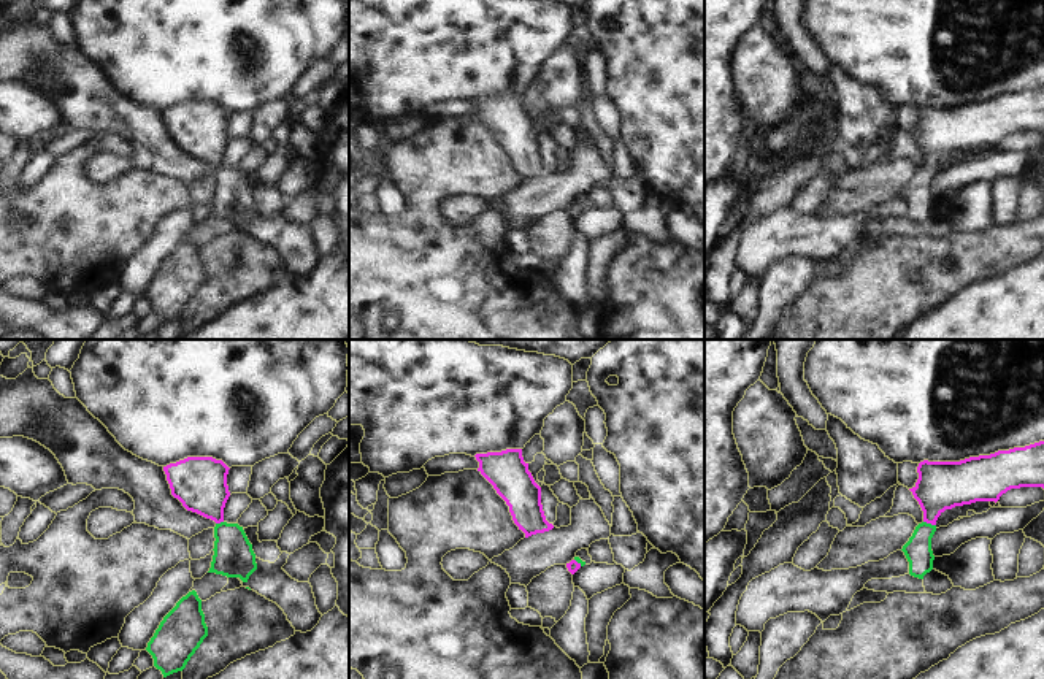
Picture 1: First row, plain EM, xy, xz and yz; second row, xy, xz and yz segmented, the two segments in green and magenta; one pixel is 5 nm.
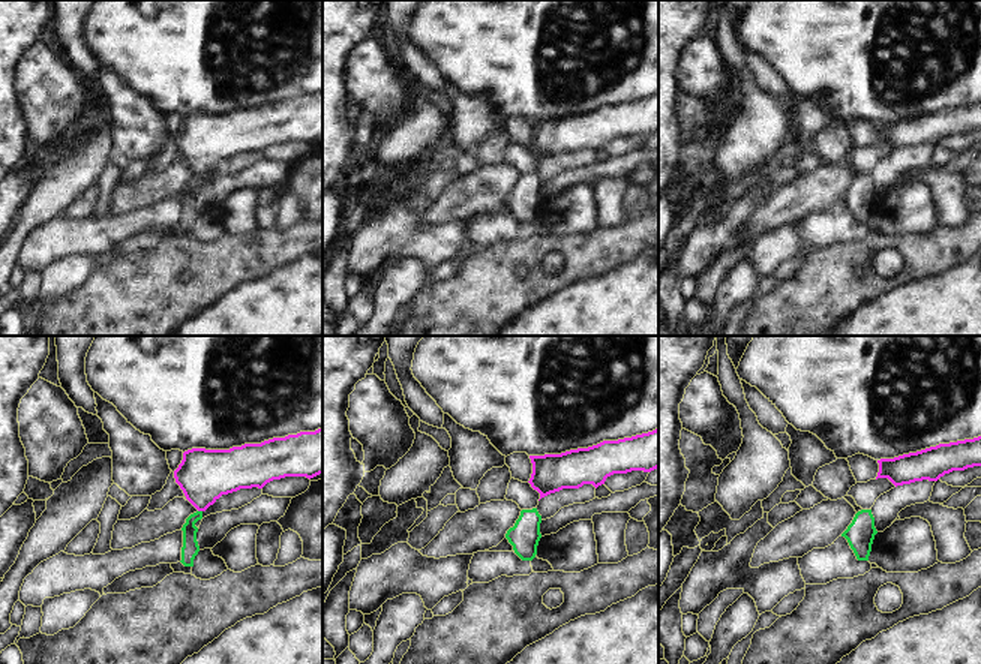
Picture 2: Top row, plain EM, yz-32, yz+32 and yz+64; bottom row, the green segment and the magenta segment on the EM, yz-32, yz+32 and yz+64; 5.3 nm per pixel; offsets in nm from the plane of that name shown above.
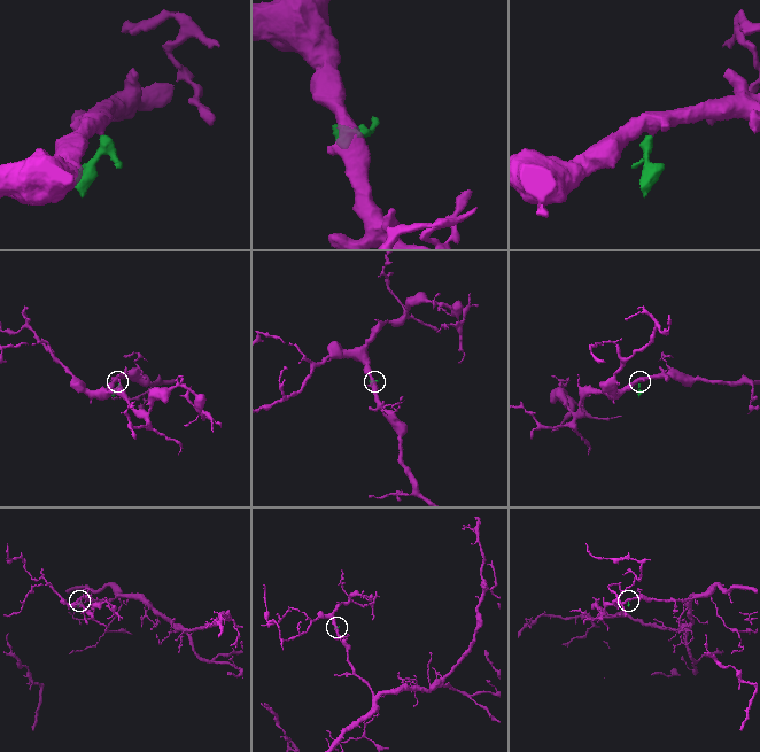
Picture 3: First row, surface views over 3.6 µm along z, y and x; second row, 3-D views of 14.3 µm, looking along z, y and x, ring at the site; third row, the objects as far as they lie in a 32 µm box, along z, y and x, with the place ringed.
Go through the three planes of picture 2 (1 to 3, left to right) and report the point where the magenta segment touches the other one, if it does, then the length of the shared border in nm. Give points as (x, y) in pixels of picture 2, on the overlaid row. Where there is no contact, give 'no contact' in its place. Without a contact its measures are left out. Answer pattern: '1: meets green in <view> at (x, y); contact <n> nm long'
1: meets green in yz-32 at (200, 511); contact 30 nm long
2: no contact
3: no contact

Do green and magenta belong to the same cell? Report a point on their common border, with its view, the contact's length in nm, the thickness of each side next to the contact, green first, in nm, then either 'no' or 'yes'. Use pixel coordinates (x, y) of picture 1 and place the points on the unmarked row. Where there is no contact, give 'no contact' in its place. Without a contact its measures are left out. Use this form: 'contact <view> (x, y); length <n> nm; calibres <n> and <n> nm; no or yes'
contact yz (930, 168); length 70 nm; calibres 140 and 240 nm; yes

